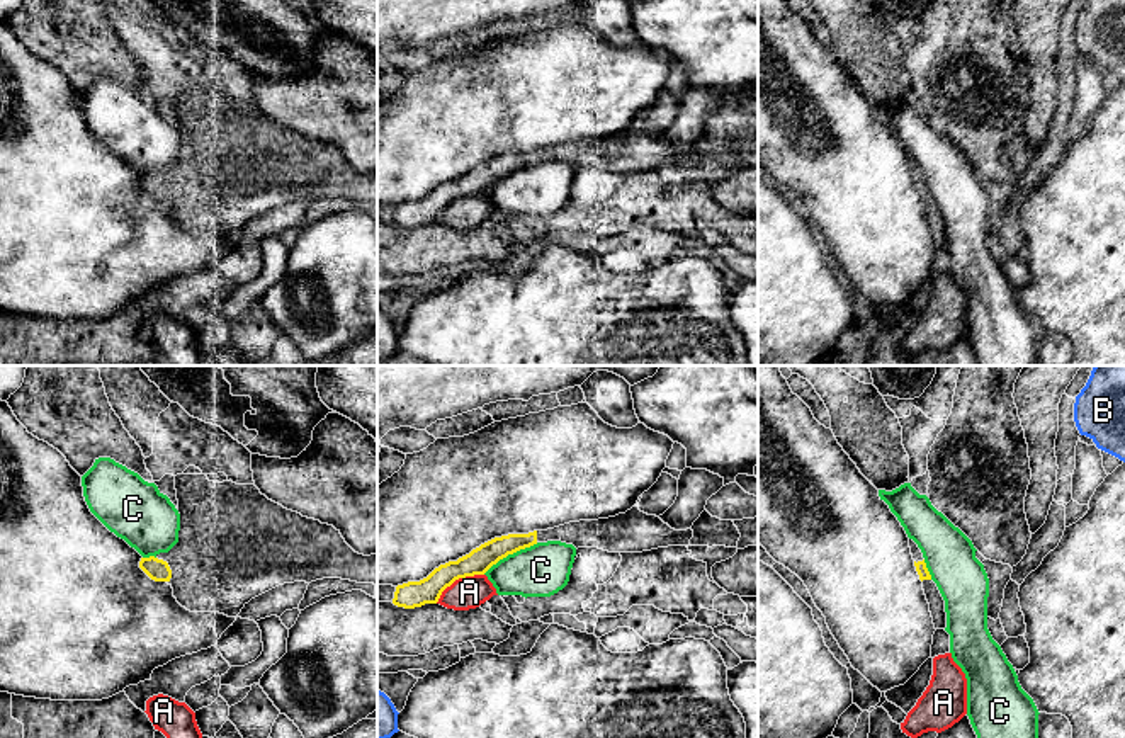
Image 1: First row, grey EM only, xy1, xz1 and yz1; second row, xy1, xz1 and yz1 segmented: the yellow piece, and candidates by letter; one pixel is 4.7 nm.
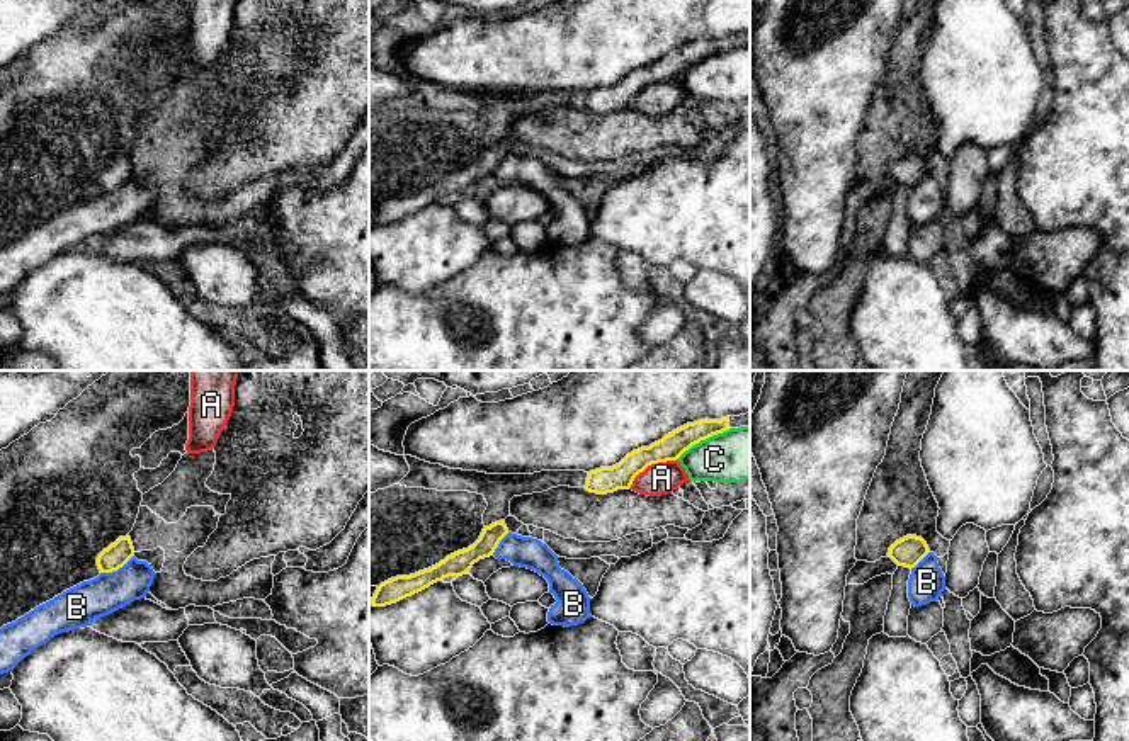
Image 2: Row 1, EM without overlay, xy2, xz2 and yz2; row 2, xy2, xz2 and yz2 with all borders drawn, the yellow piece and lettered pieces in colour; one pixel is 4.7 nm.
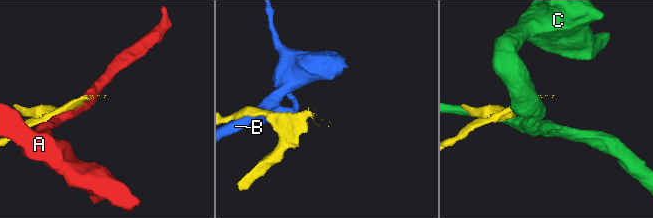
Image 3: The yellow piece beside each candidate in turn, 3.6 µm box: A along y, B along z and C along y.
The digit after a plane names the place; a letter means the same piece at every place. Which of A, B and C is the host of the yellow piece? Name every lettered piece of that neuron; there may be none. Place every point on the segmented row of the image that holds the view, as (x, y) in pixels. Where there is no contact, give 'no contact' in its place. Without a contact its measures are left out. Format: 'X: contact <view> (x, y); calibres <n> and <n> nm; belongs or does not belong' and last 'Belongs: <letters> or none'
A: contact xz1 (457, 579); calibres 130 and 150 nm; does not belong
B: contact xy2 (116, 570); calibres 120 and 190 nm; does not belong
C: contact xz1 (510, 553); calibres 120 and 260 nm; does not belong
Belongs: none

